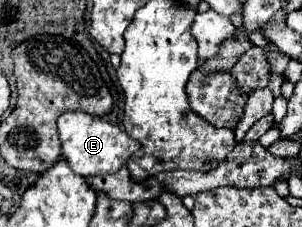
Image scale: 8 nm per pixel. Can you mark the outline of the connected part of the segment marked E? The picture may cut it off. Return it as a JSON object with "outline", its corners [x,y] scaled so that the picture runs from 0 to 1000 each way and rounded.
{"outline":[[[272,485],[212,493],[192,520],[192,590],[205,617],[205,687],[232,714],[232,740],[265,775],[391,758],[404,731],[417,731],[424,696],[457,661],[457,626],[430,608],[397,555],[364,546],[331,511],[285,502]]]}

